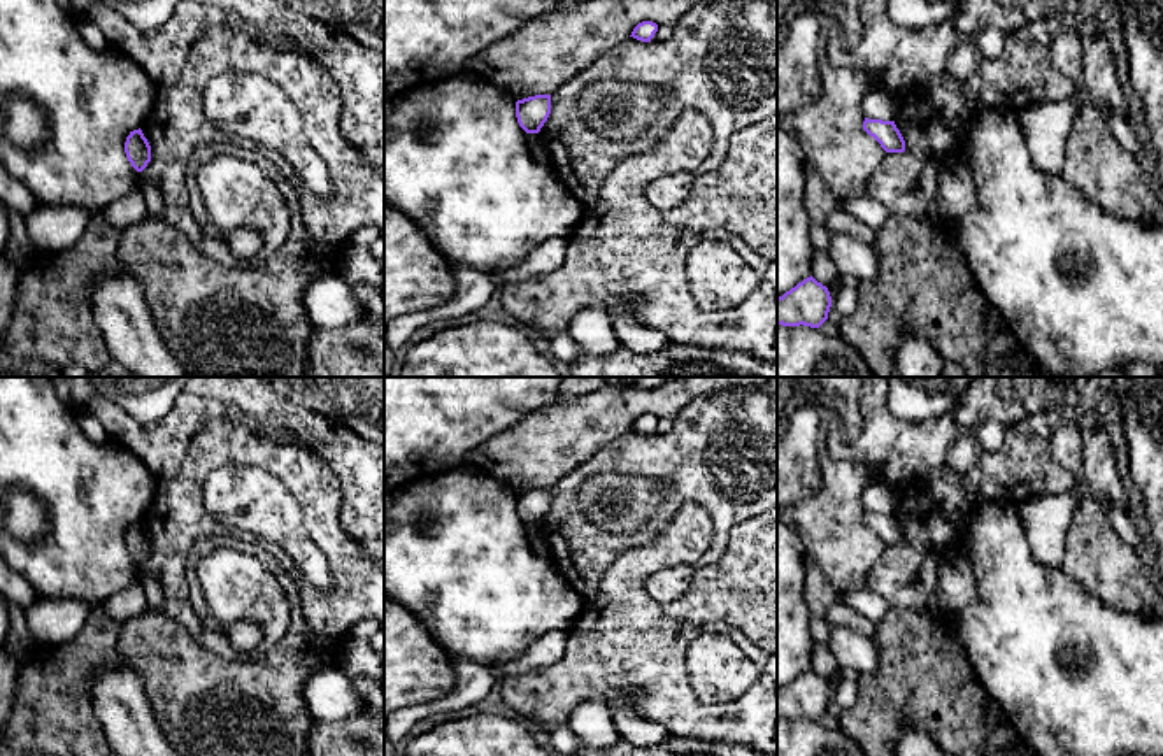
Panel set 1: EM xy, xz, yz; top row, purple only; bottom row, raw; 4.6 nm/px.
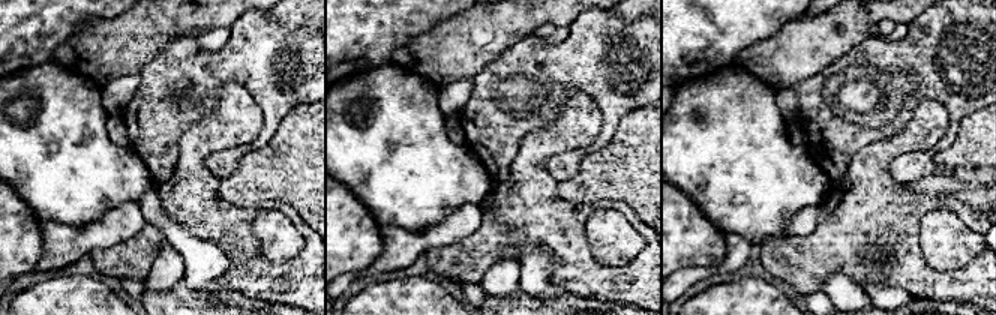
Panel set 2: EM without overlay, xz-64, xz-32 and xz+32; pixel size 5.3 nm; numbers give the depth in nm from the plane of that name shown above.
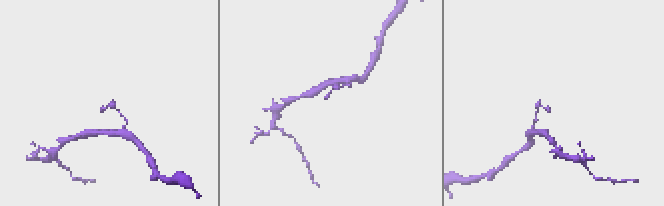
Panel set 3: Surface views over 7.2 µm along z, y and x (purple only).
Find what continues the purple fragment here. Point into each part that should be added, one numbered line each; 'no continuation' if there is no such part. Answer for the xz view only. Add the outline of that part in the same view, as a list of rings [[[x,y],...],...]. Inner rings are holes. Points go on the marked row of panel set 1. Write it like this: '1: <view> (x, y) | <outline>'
no continuation

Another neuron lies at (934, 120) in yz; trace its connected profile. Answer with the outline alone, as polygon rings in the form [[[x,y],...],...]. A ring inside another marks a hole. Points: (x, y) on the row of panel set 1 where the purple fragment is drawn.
[[[947,70],[928,79],[909,96],[900,96],[895,125],[905,140],[905,151],[886,153],[867,184],[867,195],[879,200],[889,216],[910,216],[942,225],[944,219],[935,202],[940,163],[947,154],[963,158],[968,125],[982,107],[968,86]]]

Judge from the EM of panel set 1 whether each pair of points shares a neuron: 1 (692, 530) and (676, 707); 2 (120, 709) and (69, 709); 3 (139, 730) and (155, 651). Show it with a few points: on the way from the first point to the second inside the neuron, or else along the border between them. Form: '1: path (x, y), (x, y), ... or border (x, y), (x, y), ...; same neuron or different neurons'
1: path (646, 567), (637, 576), (637, 649), (648, 662); same neuron
2: border (100, 669), (92, 684), (92, 709), (106, 737); different neurons
3: border (127, 662), (139, 676), (153, 718), (162, 732); different neurons

